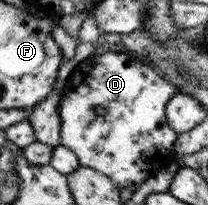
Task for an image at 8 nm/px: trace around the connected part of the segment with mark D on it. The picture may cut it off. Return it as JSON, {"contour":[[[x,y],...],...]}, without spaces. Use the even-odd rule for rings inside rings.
{"contour":[[[106,48],[101,55],[91,55],[79,62],[61,89],[59,145],[68,148],[81,166],[101,172],[118,188],[127,188],[131,184],[140,186],[174,160],[171,148],[178,134],[165,121],[165,104],[176,92],[174,83],[165,80],[154,67]],[[96,106],[103,107],[105,113],[97,115],[93,110]]]}

